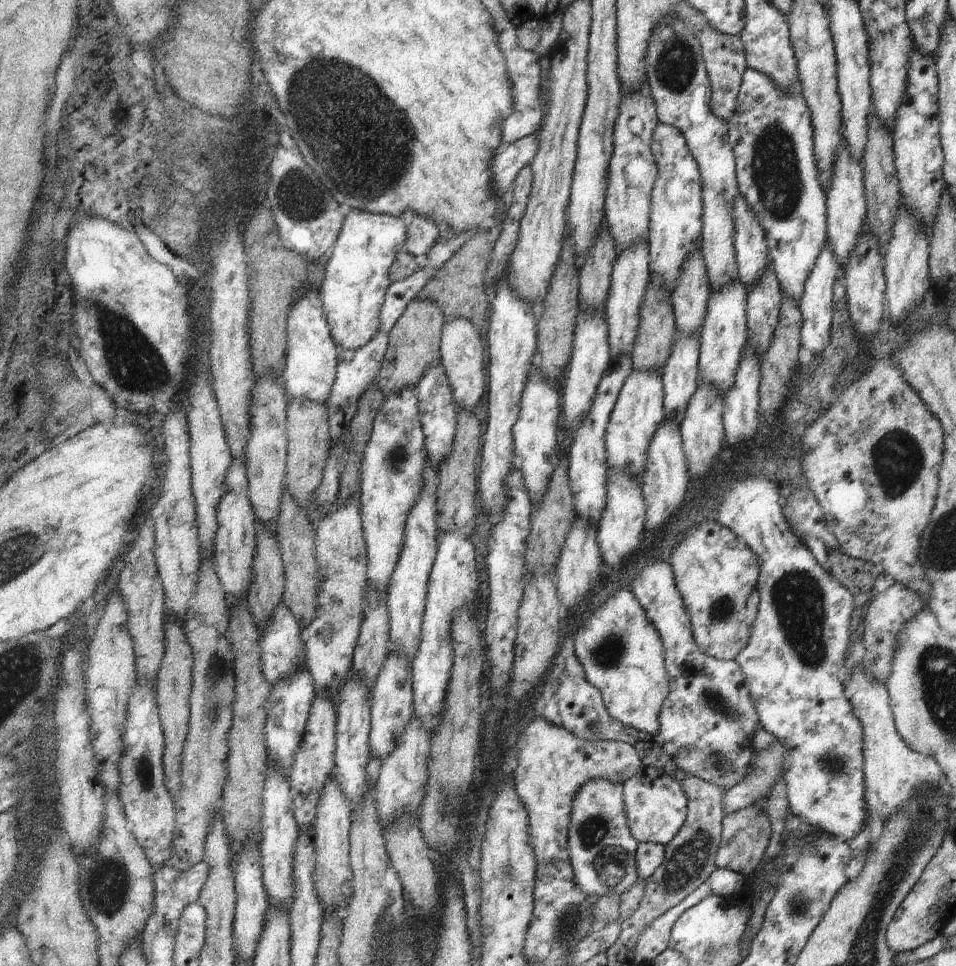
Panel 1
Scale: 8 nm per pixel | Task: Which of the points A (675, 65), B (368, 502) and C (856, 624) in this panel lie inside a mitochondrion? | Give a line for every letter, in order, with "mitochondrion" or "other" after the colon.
A: mitochondrion
B: other
C: other

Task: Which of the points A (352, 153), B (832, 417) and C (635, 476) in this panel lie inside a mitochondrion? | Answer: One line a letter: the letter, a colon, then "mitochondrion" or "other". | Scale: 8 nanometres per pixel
A: mitochondrion
B: other
C: other

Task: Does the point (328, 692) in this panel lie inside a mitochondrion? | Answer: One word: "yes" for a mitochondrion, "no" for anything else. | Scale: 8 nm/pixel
no

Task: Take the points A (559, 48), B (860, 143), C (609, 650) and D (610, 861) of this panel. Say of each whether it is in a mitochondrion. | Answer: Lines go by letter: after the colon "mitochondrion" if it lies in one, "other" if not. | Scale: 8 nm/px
A: other
B: other
C: mitochondrion
D: mitochondrion

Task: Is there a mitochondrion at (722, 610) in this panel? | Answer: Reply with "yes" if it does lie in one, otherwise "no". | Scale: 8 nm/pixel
yes

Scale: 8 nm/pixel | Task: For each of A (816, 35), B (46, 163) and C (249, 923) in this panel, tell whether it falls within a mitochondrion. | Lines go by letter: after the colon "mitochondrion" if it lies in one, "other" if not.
A: other
B: other
C: other

